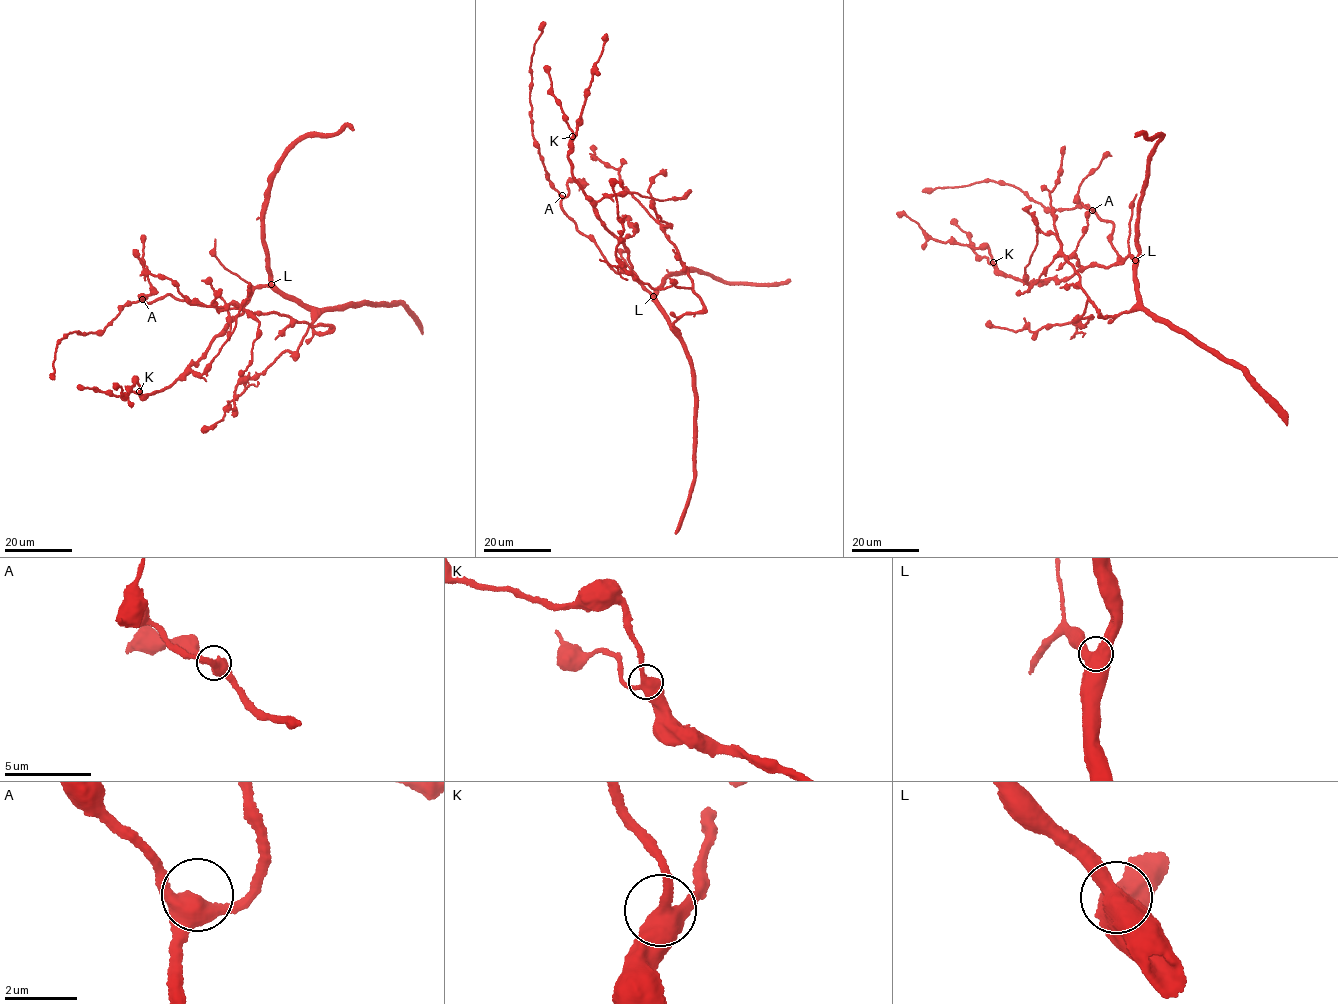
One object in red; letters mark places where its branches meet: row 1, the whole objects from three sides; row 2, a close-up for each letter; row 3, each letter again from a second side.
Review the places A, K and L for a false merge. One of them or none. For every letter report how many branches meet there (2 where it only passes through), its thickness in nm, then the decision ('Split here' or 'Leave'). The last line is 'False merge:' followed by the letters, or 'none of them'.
A: Branches: 3. Thickness 440 nm. Leave
K: Branches: 3. Thickness 440 nm. Leave
L: Branches: 3. Thickness 650 nm. Leave
False merge: none of them

